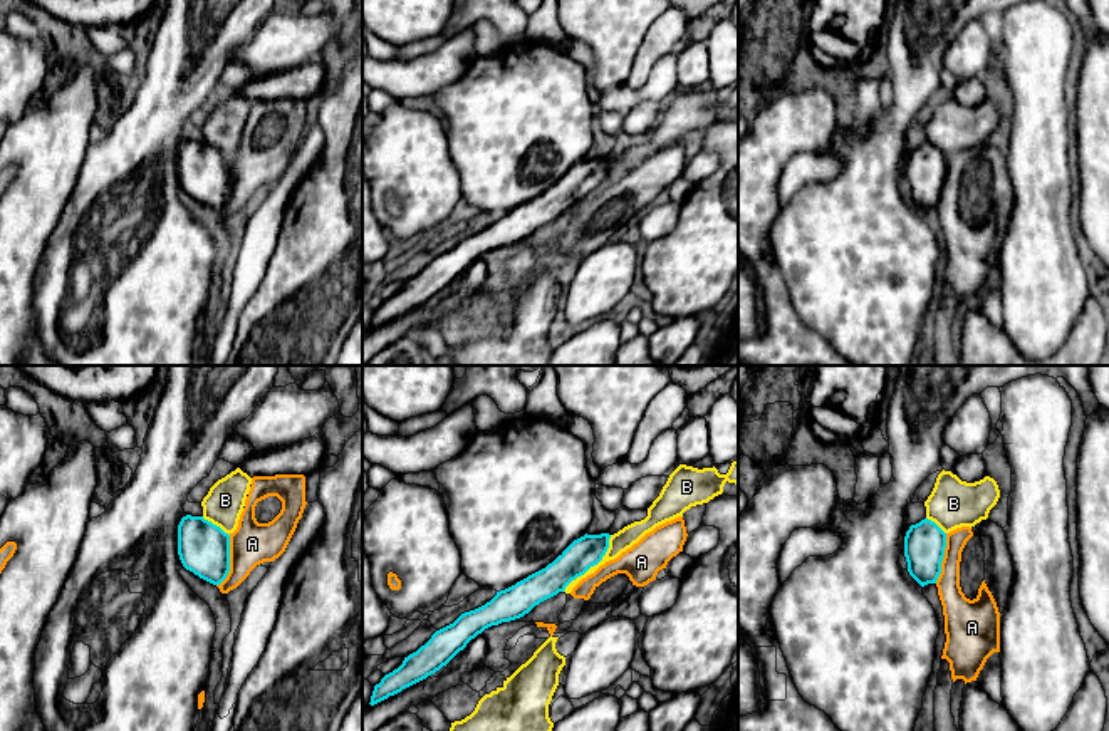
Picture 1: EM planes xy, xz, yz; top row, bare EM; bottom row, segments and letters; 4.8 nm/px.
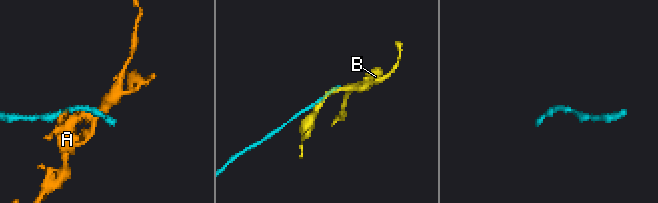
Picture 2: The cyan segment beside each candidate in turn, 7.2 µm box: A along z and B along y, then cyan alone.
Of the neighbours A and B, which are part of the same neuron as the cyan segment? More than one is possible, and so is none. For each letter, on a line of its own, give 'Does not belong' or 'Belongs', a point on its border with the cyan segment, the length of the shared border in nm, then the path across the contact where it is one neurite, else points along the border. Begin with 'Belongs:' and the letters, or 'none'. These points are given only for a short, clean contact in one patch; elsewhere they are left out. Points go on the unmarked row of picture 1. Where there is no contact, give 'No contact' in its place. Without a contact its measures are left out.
Belongs: none
A: Does not belong. Touches cyan at xy (229, 185). Shared border 260 nm
B: Does not belong. Touches cyan at xz (593, 190). Shared border 360 nm. Boundary: xz (611, 160), (606, 178), (562, 215)

